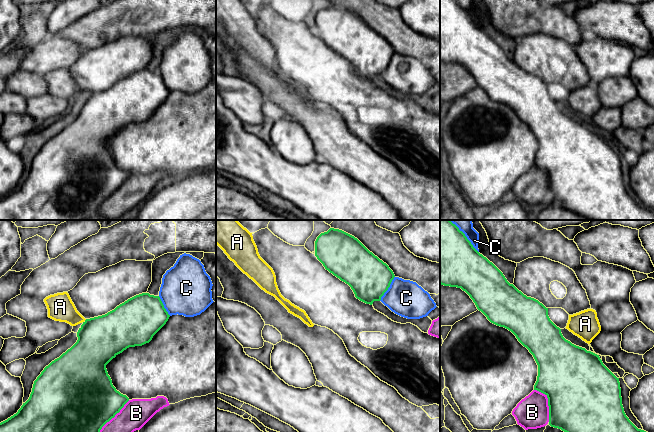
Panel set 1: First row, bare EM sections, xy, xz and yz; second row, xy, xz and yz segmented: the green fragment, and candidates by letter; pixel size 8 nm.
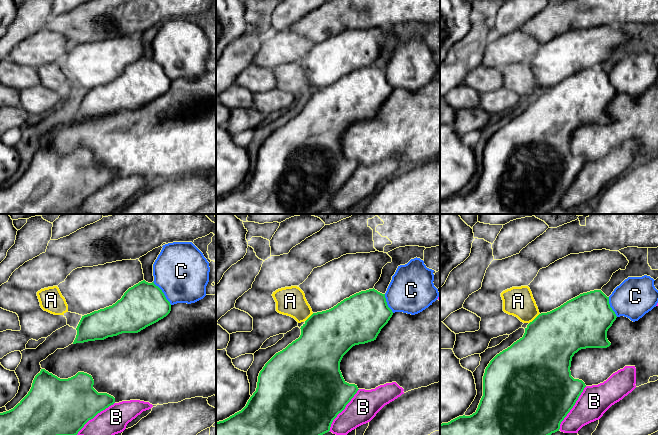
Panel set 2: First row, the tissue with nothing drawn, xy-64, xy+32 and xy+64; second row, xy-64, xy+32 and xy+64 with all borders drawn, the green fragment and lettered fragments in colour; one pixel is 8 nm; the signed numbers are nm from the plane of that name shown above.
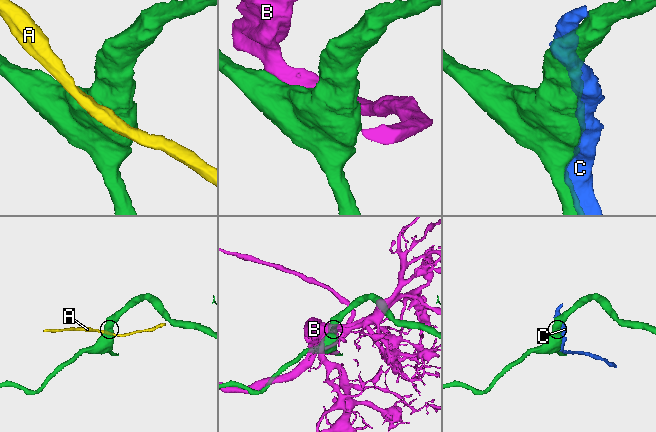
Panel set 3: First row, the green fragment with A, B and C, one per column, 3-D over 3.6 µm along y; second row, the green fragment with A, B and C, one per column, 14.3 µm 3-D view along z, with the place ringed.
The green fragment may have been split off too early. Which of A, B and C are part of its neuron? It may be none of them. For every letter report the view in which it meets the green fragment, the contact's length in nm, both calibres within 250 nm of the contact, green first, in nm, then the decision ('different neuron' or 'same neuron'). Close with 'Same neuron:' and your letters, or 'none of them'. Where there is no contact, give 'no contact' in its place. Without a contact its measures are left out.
A: xy | 40 nm | 360/220 nm | different neuron
B: xy | 420 nm | 480/220 nm | different neuron
C: yz | 300 nm | 480/100 nm | different neuron
Same neuron: none of them

